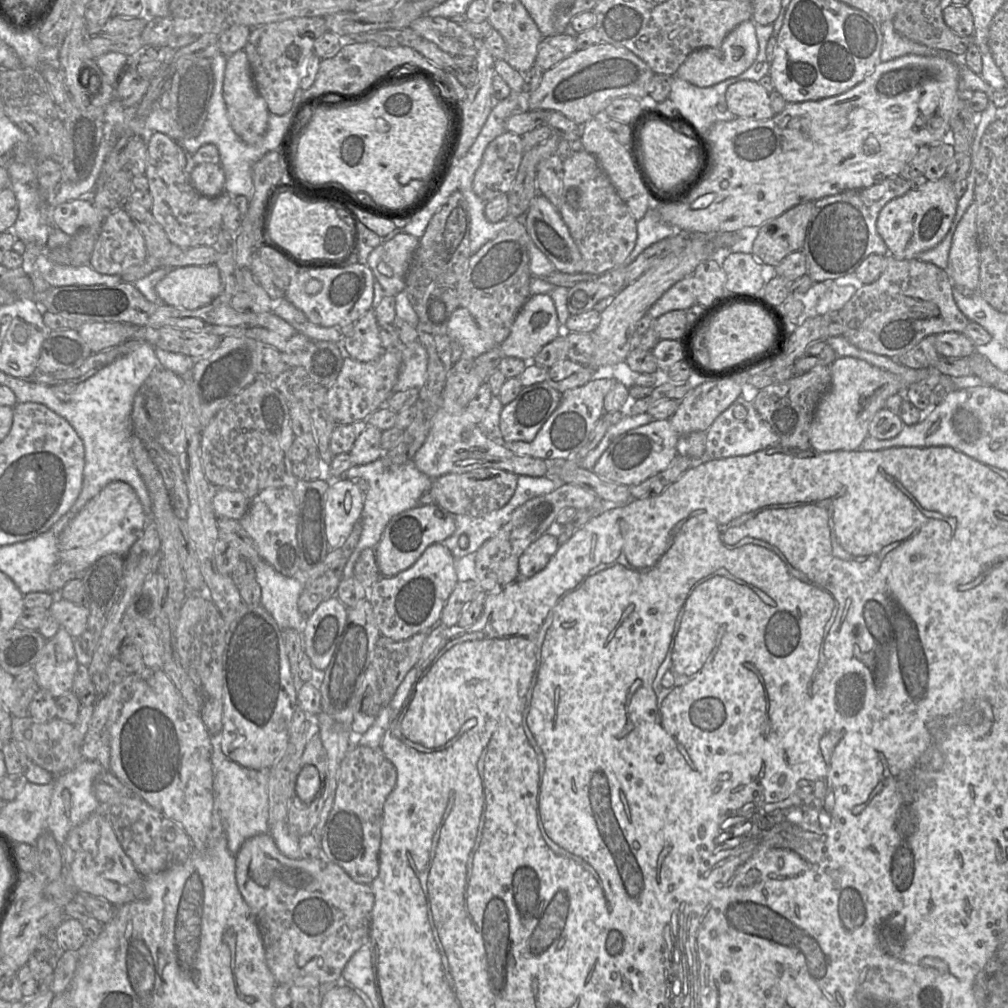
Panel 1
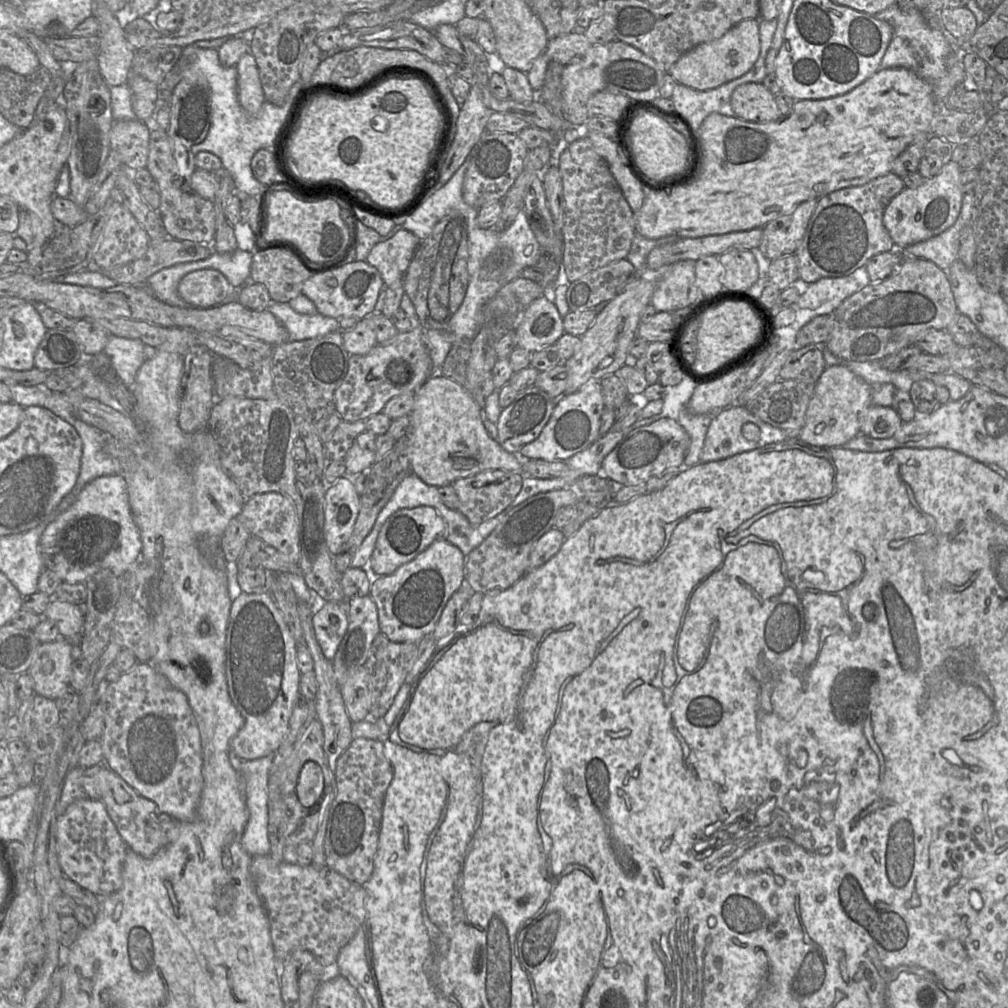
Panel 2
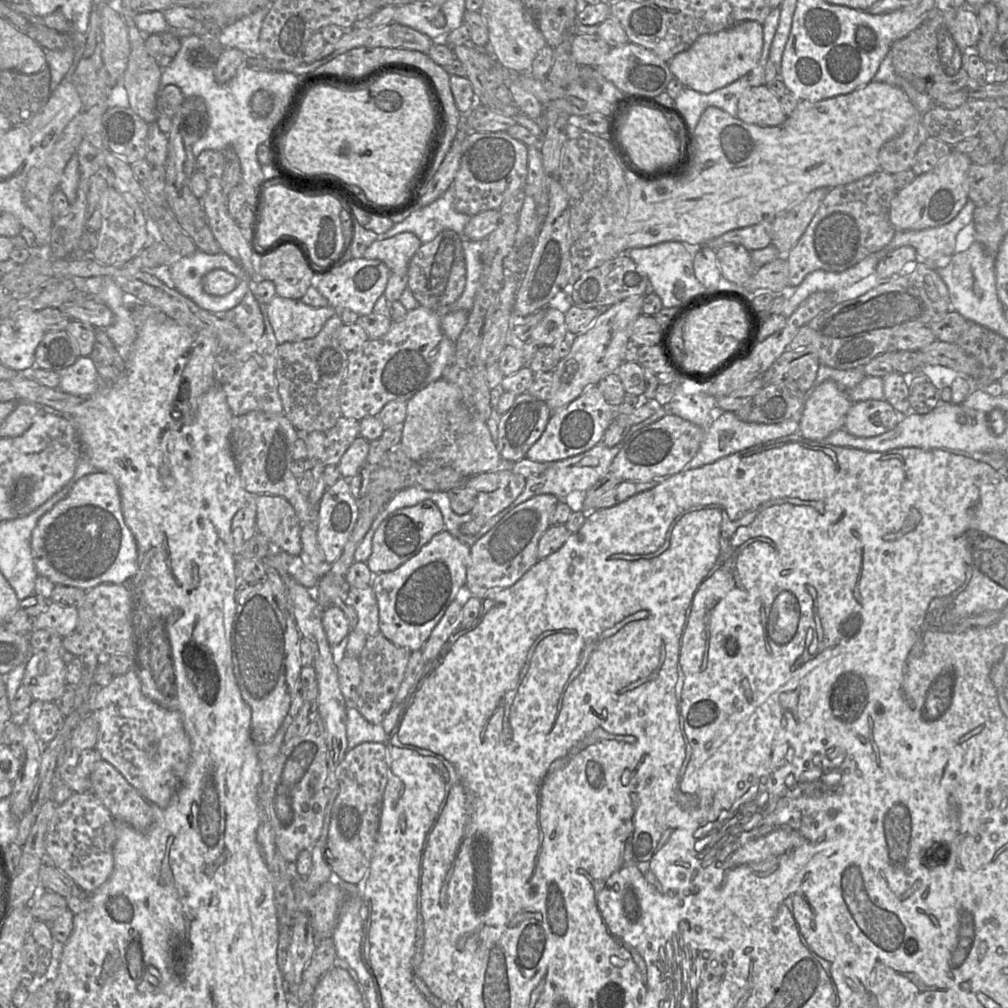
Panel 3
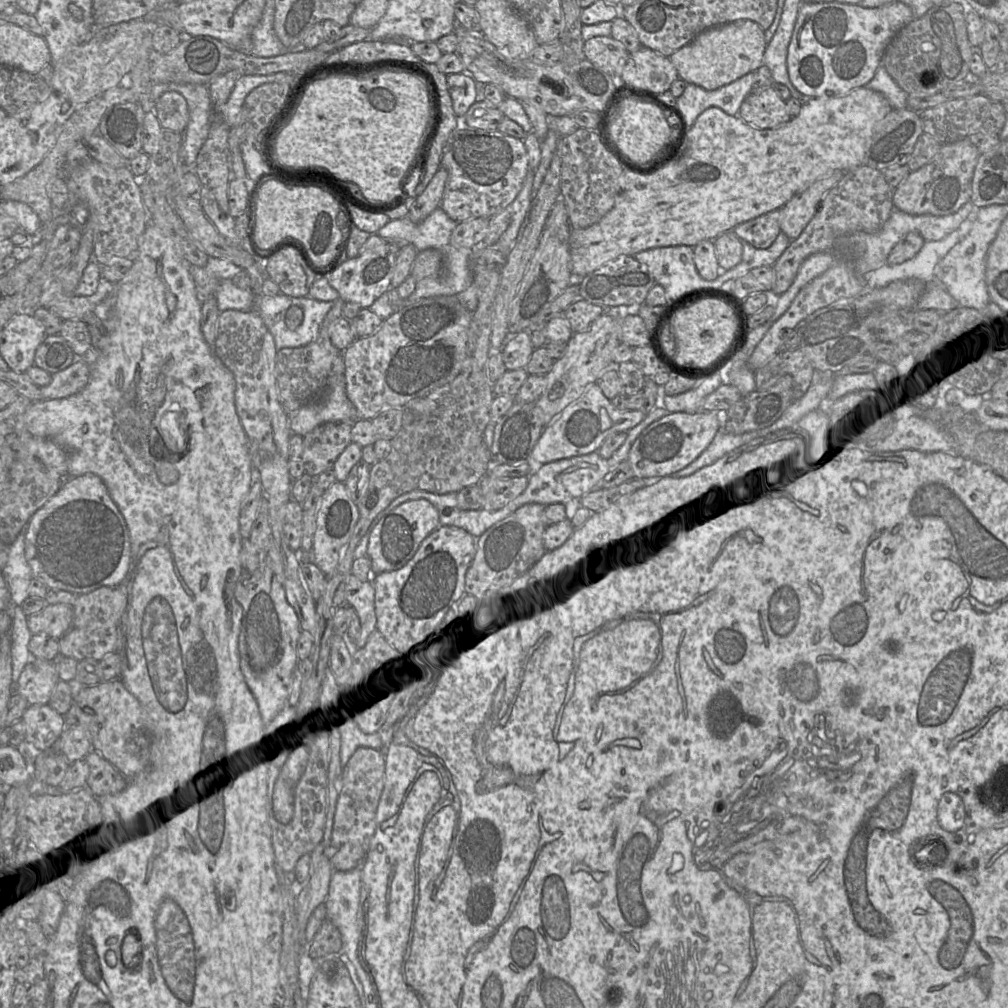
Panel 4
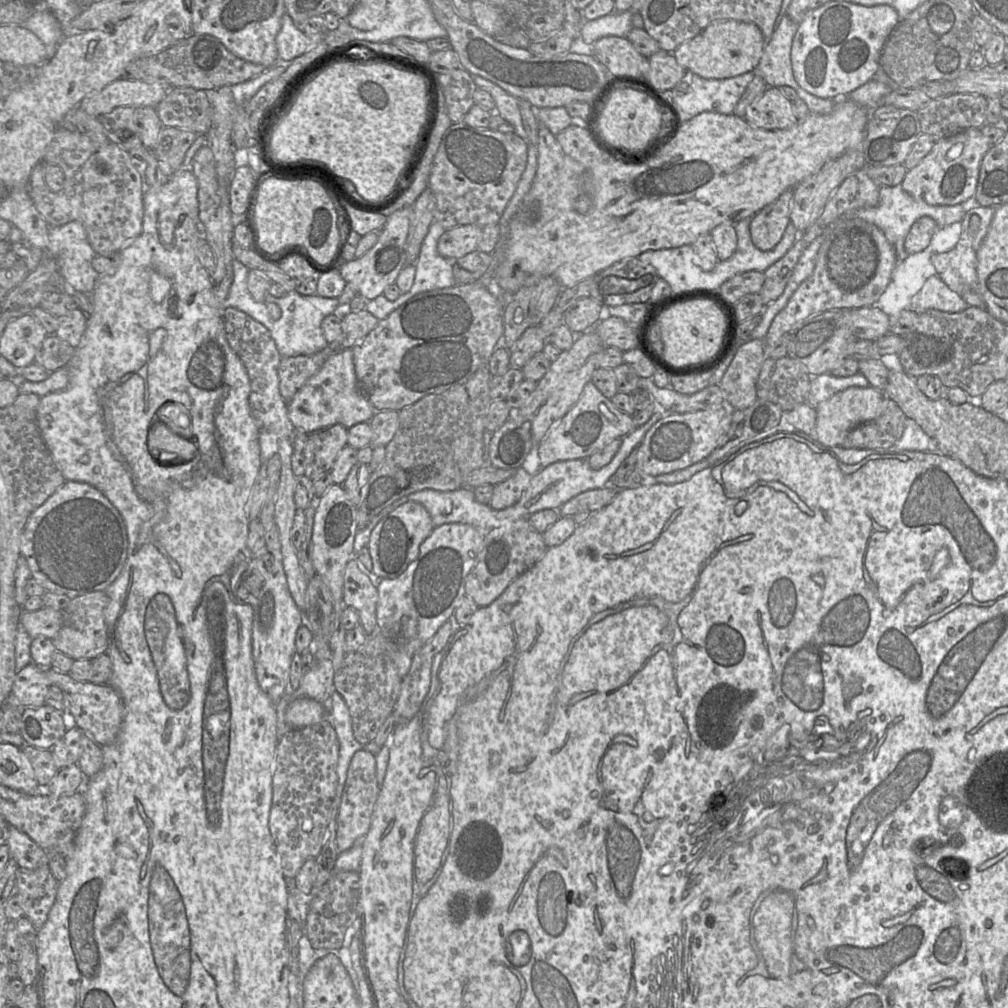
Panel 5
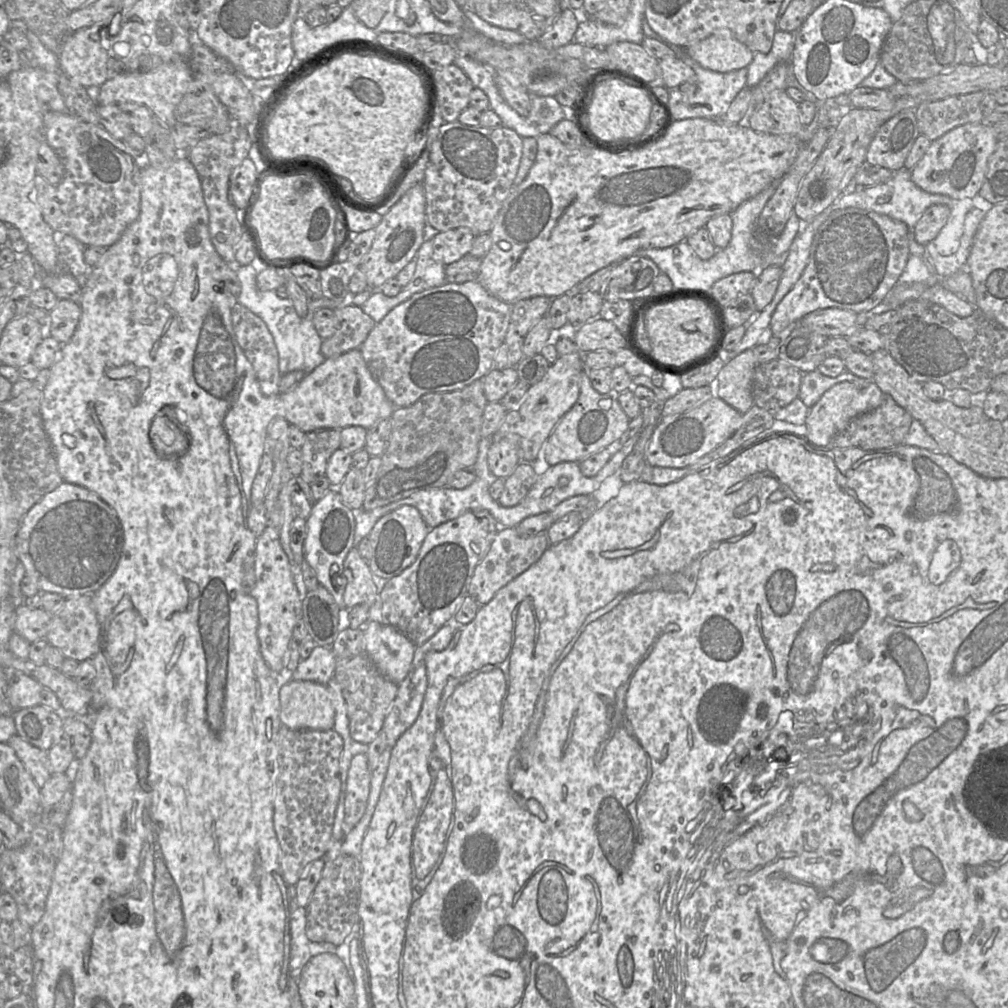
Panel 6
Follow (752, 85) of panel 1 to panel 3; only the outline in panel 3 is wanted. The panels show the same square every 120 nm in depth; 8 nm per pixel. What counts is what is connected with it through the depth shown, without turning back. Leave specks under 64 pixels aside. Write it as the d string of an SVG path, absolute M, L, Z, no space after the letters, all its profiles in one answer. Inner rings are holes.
M762 84L746 90L737 104L737 117L758 126L778 126L787 115L784 113L780 98L767 85Z

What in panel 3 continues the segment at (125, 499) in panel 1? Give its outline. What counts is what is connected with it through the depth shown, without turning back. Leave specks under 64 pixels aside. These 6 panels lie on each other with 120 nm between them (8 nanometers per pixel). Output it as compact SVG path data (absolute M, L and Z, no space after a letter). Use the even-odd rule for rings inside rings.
M96 471L80 478L69 494L38 521L30 545L37 574L47 577L55 585L88 592L102 583L126 585L137 572L137 543L123 516L118 484L106 472Z

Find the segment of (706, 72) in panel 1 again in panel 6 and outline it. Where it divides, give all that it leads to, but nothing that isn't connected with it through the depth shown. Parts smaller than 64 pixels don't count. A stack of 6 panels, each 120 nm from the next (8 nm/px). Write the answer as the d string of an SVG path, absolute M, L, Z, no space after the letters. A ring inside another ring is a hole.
M727 28L717 29L707 38L684 48L703 68L720 73L748 67L755 55Z

